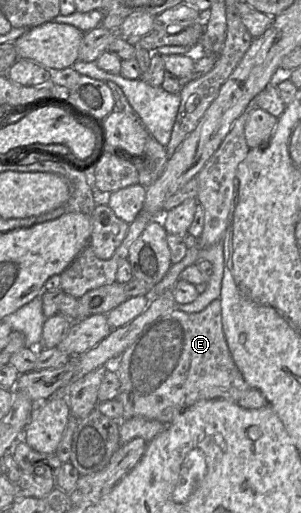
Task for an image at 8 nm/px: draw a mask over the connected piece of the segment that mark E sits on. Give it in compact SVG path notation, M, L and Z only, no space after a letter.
M219 298L197 313L189 314L175 309L160 316L145 326L134 342L112 365L120 381L120 390L116 399L123 405L123 420L143 417L169 424L184 410L203 400L224 399L250 410L268 405L264 395L247 384L231 356L223 331Z

